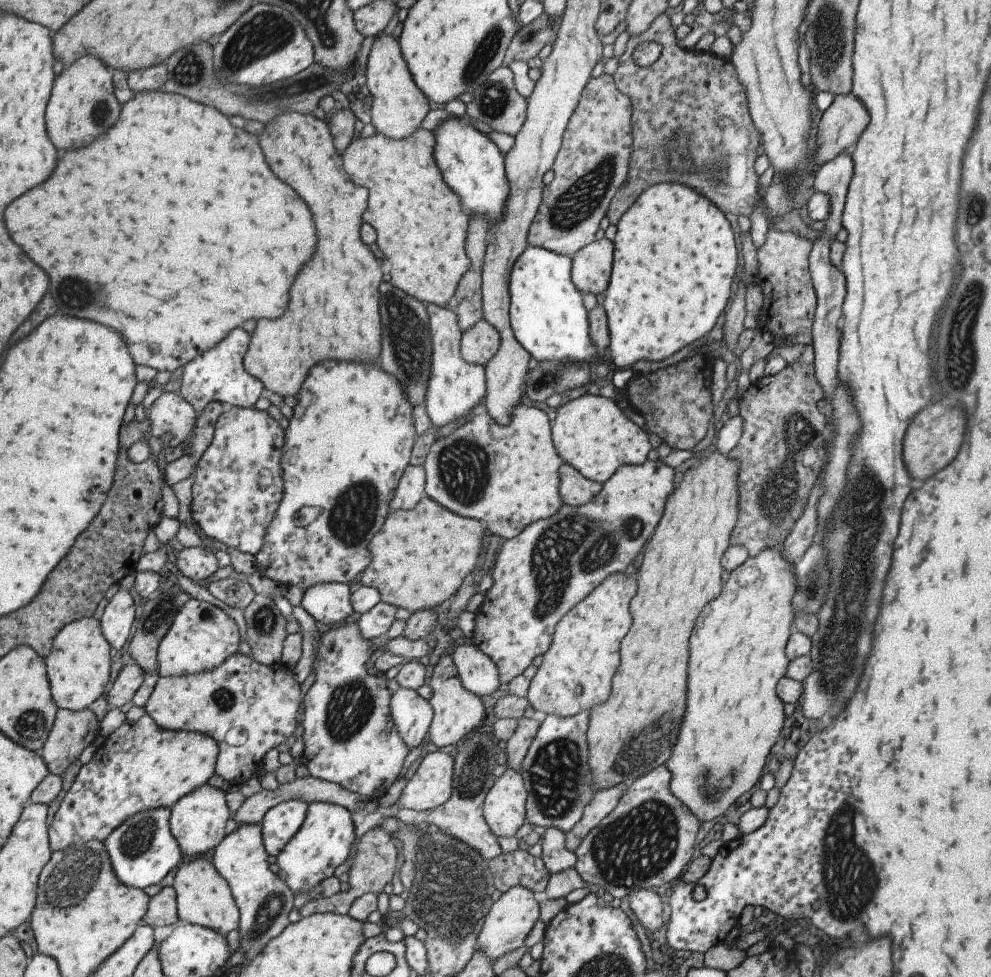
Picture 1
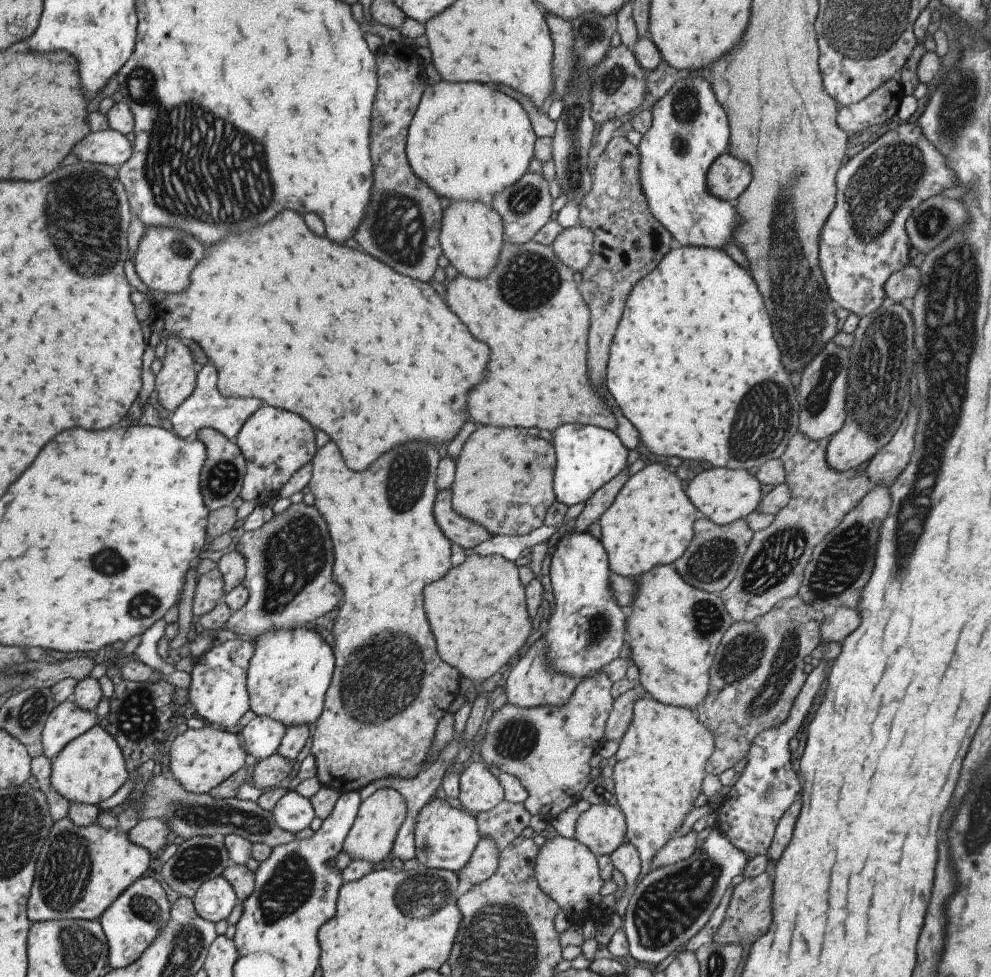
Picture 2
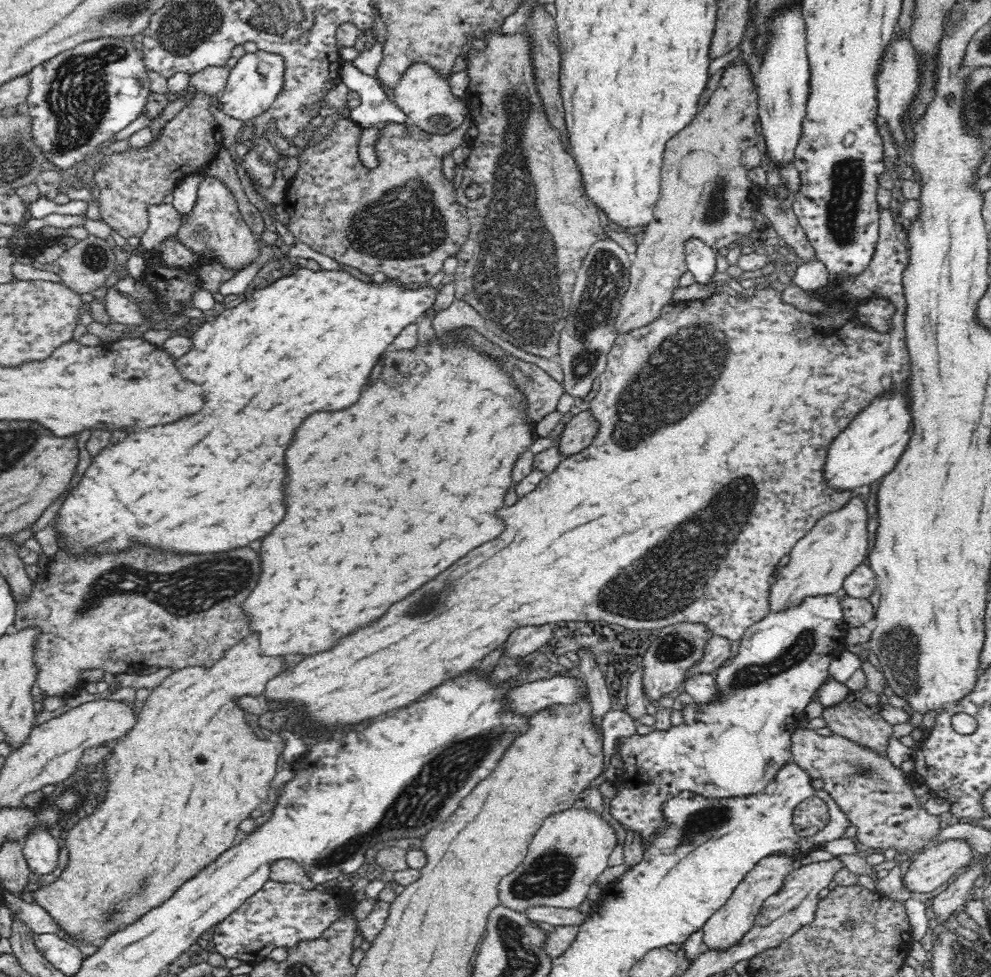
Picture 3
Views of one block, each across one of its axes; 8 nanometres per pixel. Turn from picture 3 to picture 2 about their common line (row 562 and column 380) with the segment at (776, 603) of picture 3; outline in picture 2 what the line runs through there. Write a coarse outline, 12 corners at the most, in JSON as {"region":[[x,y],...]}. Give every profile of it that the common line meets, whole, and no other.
{"region":[[380,788],[361,802],[343,850],[380,864],[405,821],[407,800]]}

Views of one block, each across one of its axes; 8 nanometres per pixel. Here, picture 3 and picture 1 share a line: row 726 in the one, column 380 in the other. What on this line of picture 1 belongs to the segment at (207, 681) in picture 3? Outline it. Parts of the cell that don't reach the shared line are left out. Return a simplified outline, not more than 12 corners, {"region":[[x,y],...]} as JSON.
{"region":[[433,132],[357,133],[340,156],[369,190],[388,282],[453,303],[471,218]]}

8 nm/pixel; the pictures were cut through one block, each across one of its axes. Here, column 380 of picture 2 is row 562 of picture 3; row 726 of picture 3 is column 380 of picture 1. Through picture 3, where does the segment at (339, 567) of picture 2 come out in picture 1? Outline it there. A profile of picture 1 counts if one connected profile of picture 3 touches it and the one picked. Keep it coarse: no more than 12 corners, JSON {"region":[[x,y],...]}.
{"region":[[312,113],[258,136],[316,222],[282,318],[244,368],[296,396],[322,360],[372,360],[387,278],[360,240],[369,190]]}

